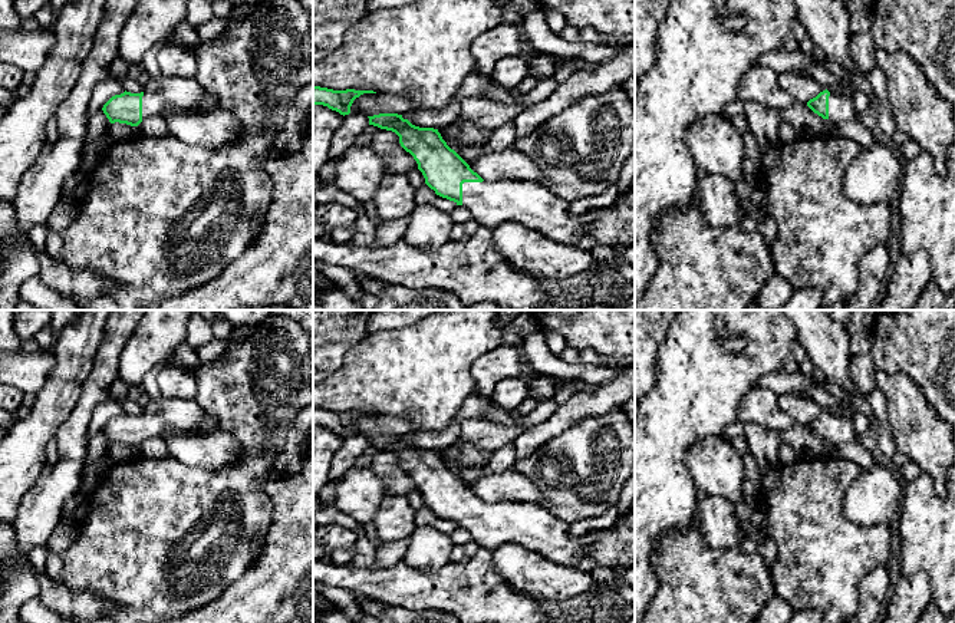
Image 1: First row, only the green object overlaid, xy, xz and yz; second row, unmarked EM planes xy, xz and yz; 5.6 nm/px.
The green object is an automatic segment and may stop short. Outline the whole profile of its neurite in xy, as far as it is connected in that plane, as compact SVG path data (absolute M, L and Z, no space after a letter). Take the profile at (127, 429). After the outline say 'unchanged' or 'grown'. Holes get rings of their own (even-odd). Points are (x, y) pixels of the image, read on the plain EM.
M164 398L151 400L141 415L124 413L112 418L102 429L111 445L138 448L152 436L200 432L221 428L195 399Z; grown

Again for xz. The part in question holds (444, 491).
M379 435L368 439L369 446L395 454L399 458L401 468L416 482L425 505L437 517L467 530L480 547L493 551L507 543L518 543L557 564L570 567L576 567L583 556L590 556L589 535L573 537L569 533L569 524L550 512L543 504L516 501L484 502L447 467L438 451L415 448L398 435Z; grown

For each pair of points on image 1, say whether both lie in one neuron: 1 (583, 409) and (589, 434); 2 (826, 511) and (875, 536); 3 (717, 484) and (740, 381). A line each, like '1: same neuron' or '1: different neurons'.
1: different neurons
2: same neuron
3: different neurons

